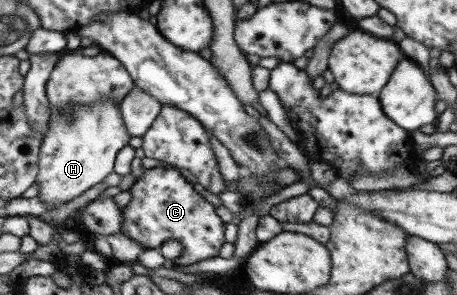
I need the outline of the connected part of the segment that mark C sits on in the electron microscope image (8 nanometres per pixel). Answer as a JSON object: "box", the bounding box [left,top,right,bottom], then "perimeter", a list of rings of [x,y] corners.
{"box":[120,165,226,266],"perimeter":[[[169,165],[145,169],[129,191],[131,199],[122,208],[120,232],[143,249],[161,248],[169,240],[179,241],[183,245],[183,253],[170,261],[170,265],[189,266],[213,258],[226,244],[225,223],[216,214],[216,207],[207,202],[179,170]]]}

